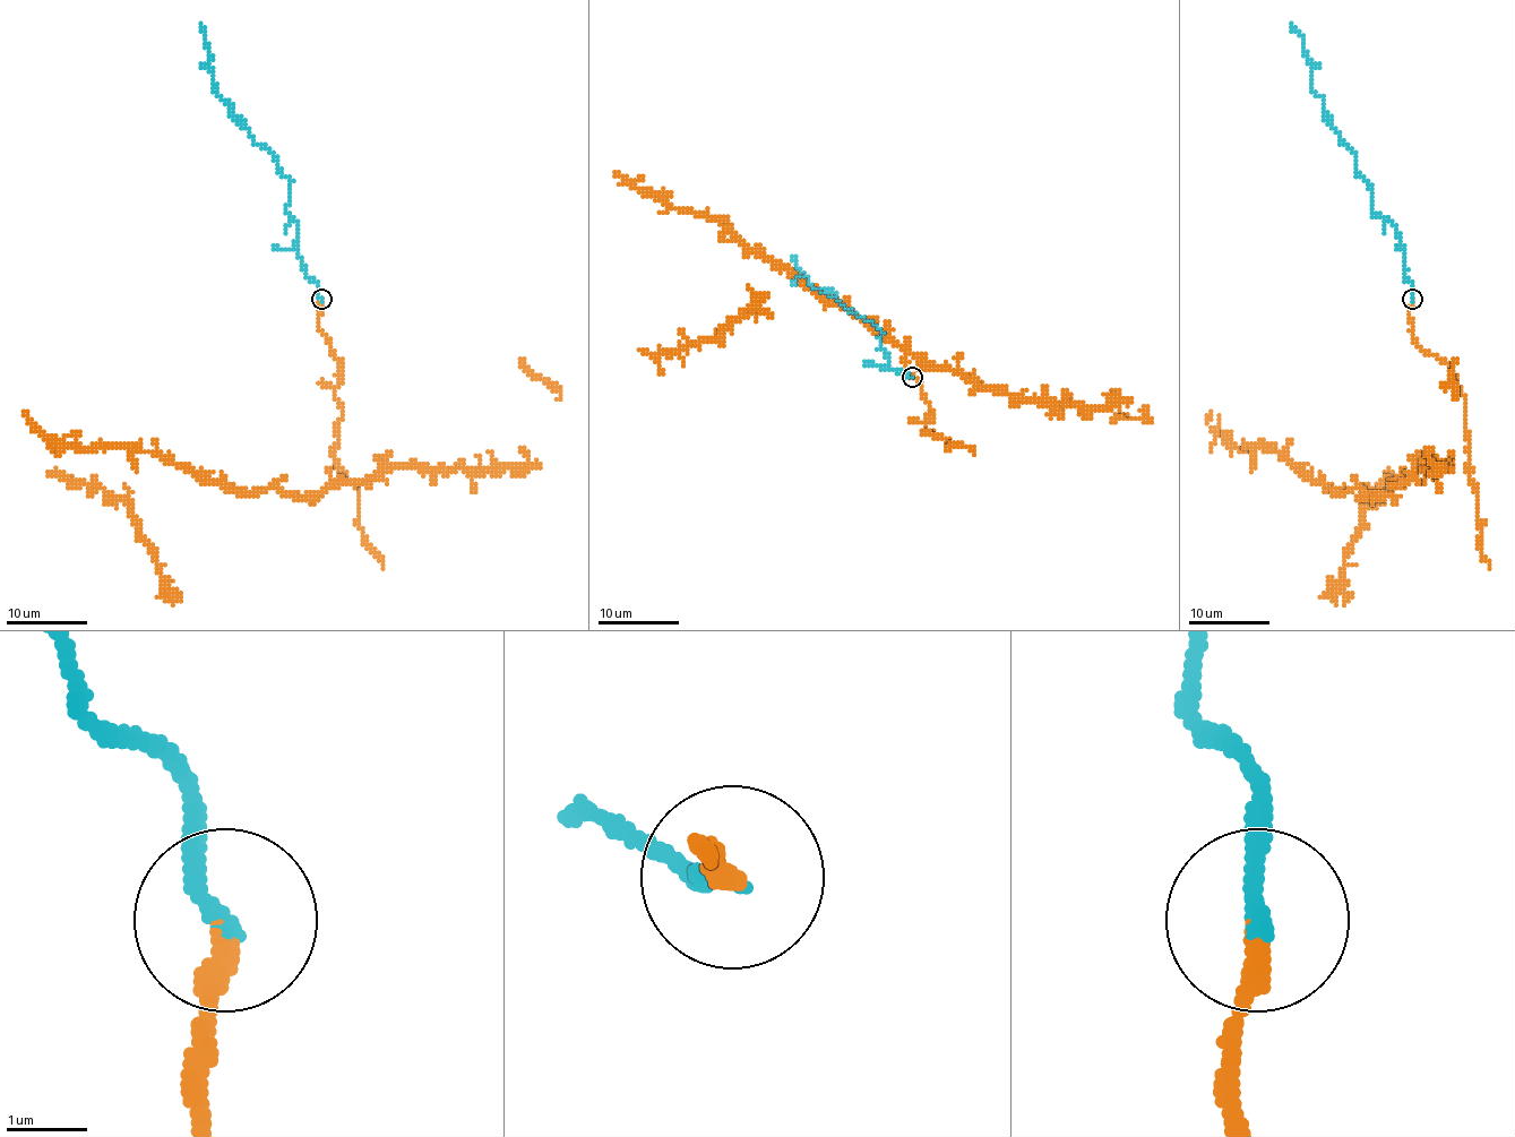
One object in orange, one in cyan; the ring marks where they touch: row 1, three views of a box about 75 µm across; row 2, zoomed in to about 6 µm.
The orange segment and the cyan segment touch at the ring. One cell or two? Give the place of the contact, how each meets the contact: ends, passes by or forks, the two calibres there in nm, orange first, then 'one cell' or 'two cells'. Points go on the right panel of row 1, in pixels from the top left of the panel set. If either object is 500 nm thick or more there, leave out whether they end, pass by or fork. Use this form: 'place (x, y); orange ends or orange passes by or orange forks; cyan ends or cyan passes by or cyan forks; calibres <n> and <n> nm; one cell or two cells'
place (1412, 299); orange ends; cyan ends; calibres 260 and 240 nm; one cell

